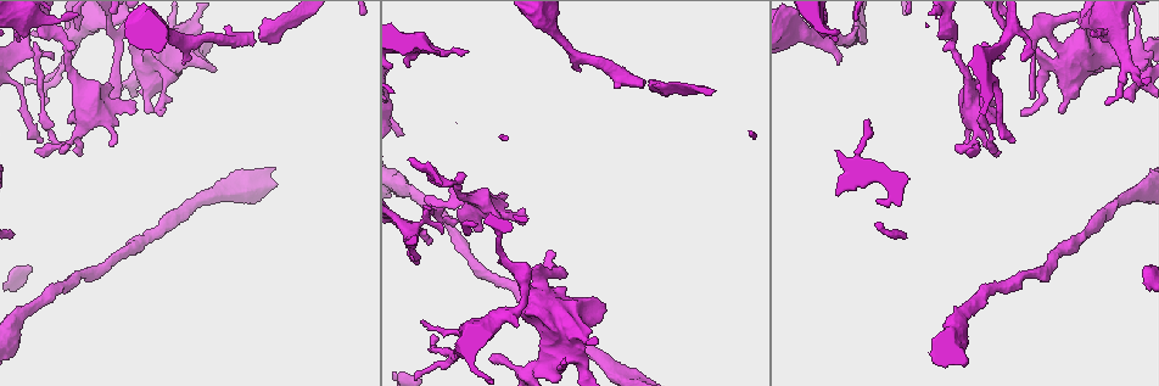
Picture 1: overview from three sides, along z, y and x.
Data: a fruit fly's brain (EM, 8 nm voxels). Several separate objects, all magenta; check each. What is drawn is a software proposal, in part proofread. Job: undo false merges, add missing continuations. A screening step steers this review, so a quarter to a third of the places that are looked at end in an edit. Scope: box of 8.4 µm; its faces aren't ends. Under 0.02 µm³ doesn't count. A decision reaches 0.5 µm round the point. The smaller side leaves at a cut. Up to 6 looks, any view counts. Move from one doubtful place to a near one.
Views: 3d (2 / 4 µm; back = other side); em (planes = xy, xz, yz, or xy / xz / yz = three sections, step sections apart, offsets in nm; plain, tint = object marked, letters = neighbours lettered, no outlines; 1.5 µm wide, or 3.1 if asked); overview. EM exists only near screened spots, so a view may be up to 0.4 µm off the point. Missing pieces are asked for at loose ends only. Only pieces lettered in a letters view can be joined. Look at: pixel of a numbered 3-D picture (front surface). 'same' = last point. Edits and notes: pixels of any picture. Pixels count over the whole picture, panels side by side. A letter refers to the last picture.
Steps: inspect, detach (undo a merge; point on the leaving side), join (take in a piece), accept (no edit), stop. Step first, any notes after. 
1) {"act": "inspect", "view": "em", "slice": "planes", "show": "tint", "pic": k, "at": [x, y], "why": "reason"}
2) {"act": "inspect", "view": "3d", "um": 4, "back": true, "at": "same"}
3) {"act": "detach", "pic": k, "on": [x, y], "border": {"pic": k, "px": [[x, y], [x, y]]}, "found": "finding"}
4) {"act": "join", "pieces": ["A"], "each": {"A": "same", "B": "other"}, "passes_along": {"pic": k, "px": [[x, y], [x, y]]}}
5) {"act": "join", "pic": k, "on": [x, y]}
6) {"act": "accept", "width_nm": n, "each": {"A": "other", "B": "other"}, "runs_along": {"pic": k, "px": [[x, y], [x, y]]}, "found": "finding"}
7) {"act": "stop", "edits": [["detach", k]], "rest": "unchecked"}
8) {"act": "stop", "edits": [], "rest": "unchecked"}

{"act": "inspect", "view": "em", "slice": "planes", "show": "plain", "pic": 1, "at": [1038, 49]}

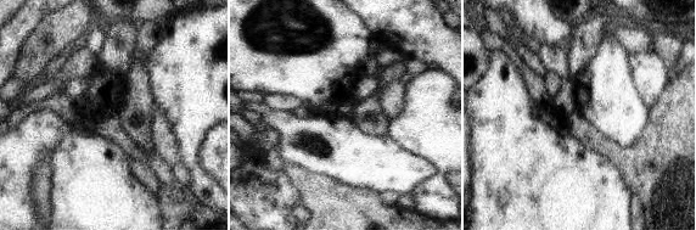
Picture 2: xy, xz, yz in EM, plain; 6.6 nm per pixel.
{"act": "inspect", "view": "em", "slice": "planes", "show": "letters", "at": "same", "why": "what lies round it"}

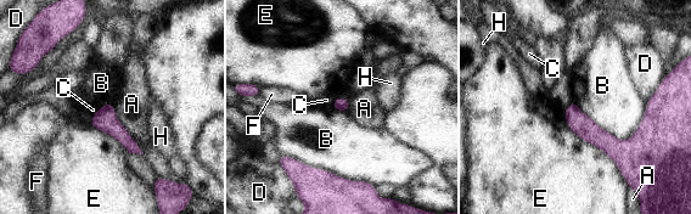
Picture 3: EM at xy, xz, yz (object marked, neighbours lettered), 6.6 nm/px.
{"act": "accept", "each": {"A": "other", "B": "other", "C": "other", "D": "other", "E": "other", "F": "other", "H": "other"}, "runs_along": {"pic": 3, "px": [[567, 112], [611, 145], [629, 145], [649, 113]]}, "found": "no lettered piece goes on from it"}

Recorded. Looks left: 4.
{"act": "inspect", "view": "em", "slice": "planes", "show": "letters", "pic": 1, "at": [52, 59], "why": "branch stops here"}

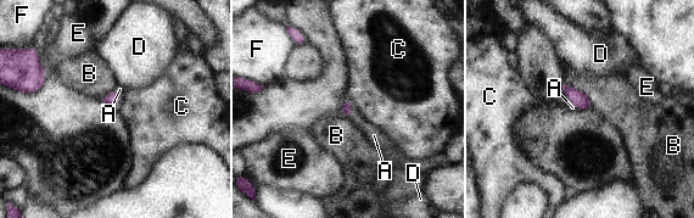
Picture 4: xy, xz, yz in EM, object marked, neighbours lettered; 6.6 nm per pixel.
{"act": "join", "pieces": ["A"], "each": {"A": "same", "B": "other", "C": "other", "D": "other", "E": "other", "F": "other"}, "passes_along": {"pic": 4, "px": [[347, 104], [351, 112], [374, 135]]}, "found": "the neuron continues"}

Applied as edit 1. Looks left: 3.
{"act": "inspect", "view": "3d", "um": 2, "pic": 1, "at": [183, 63], "why": "branch stops here"}

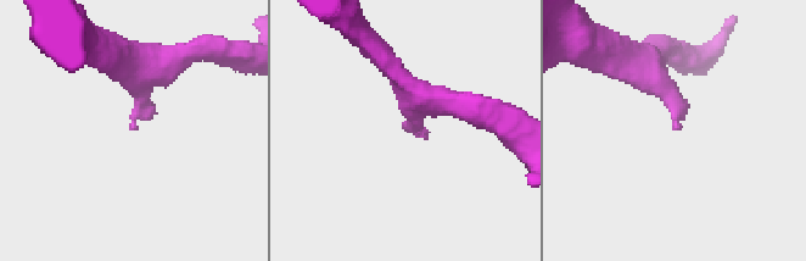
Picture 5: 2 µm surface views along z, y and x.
{"act": "inspect", "view": "em", "slice": "planes", "show": "plain", "pic": 5, "at": [130, 124], "arm_widths_nm": [220, 220], "why": "now the EM"}

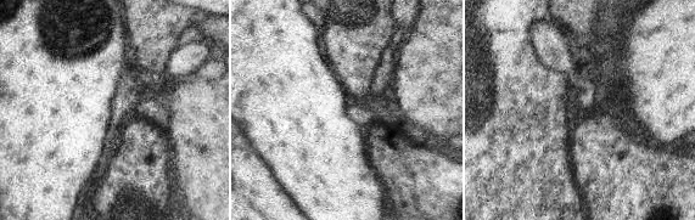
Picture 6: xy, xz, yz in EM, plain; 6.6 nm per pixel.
{"act": "inspect", "view": "em", "slice": "planes", "show": "letters", "at": "same", "why": "see the neighbours"}

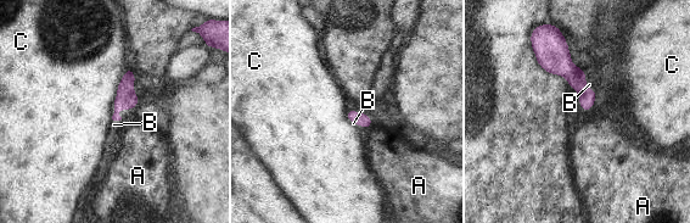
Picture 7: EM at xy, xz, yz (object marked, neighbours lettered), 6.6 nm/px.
{"act": "join", "pieces": ["B"], "each": {"A": "other", "B": "same", "C": "other"}, "passes_along": {"pic": 7, "px": [[127, 99], [118, 112], [113, 124]]}, "found": "it goes on there"}

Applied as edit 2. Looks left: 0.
{"act": "stop", "edits": [["join", 4], ["join", 7]], "rest": "unchecked"}

